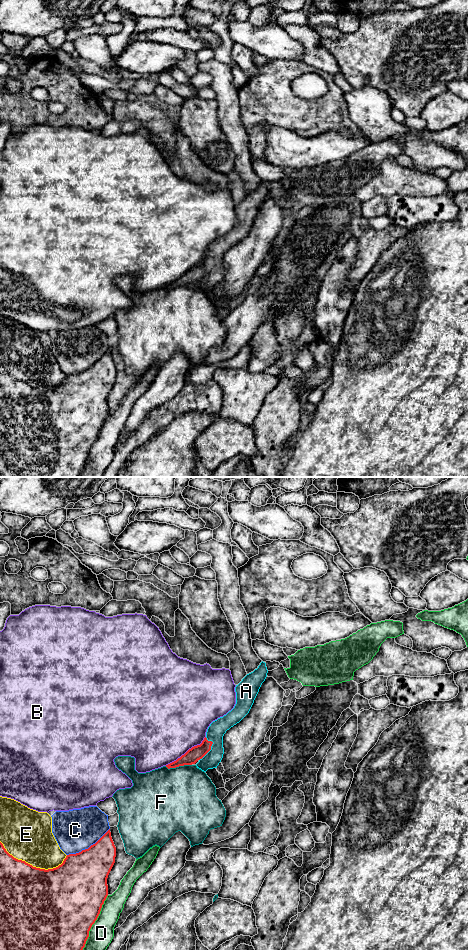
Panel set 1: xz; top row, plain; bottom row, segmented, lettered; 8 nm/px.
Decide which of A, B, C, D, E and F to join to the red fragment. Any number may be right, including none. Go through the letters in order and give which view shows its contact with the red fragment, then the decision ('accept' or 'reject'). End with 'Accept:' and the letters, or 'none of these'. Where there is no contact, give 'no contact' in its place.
A: xz | accept
B: xz | reject
C: xz | reject
D: xz | reject
E: xz | reject
F: xz | reject
Accept: A

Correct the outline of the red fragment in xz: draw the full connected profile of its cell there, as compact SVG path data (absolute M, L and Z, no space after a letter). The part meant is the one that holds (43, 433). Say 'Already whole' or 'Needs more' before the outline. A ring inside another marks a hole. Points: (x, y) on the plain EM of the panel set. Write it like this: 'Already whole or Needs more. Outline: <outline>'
Already whole. Outline: M110 349L88 369L67 375L61 385L48 390L14 378L0 362L0 474L3 477L79 477L108 416L107 398L115 377Z

